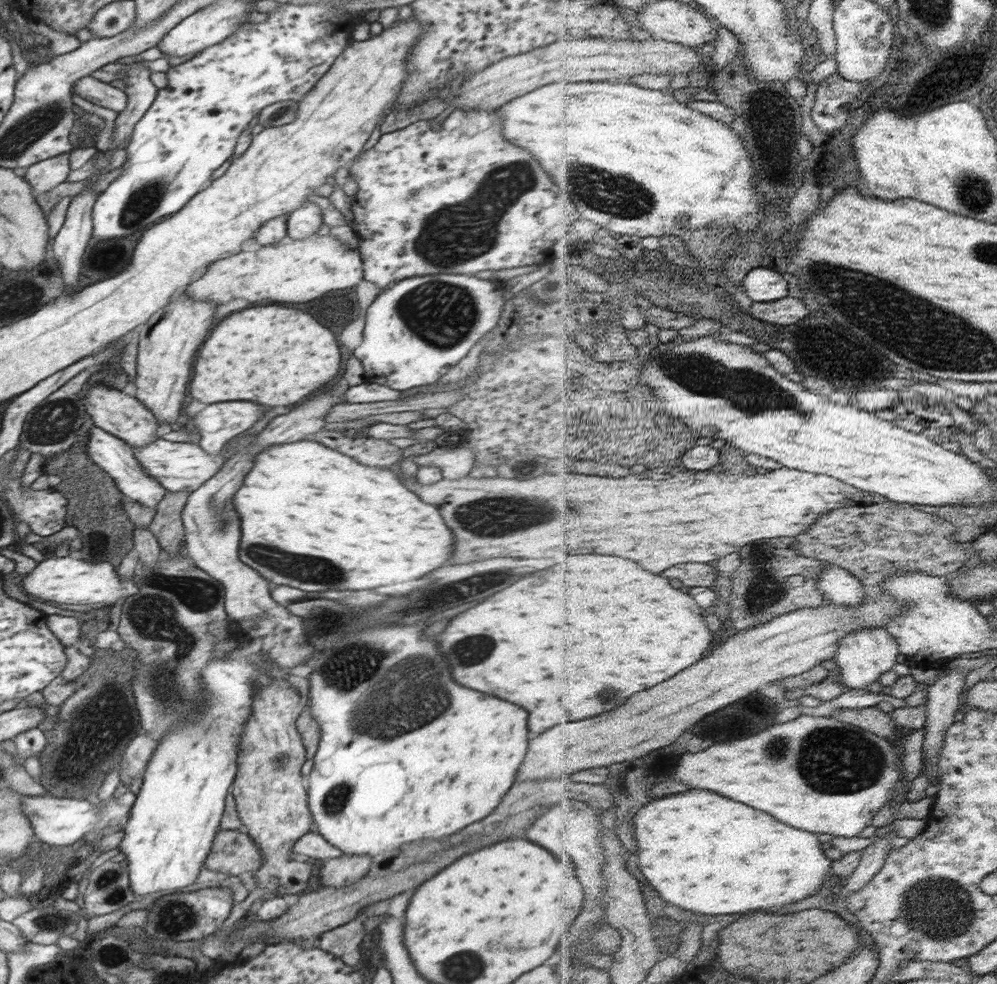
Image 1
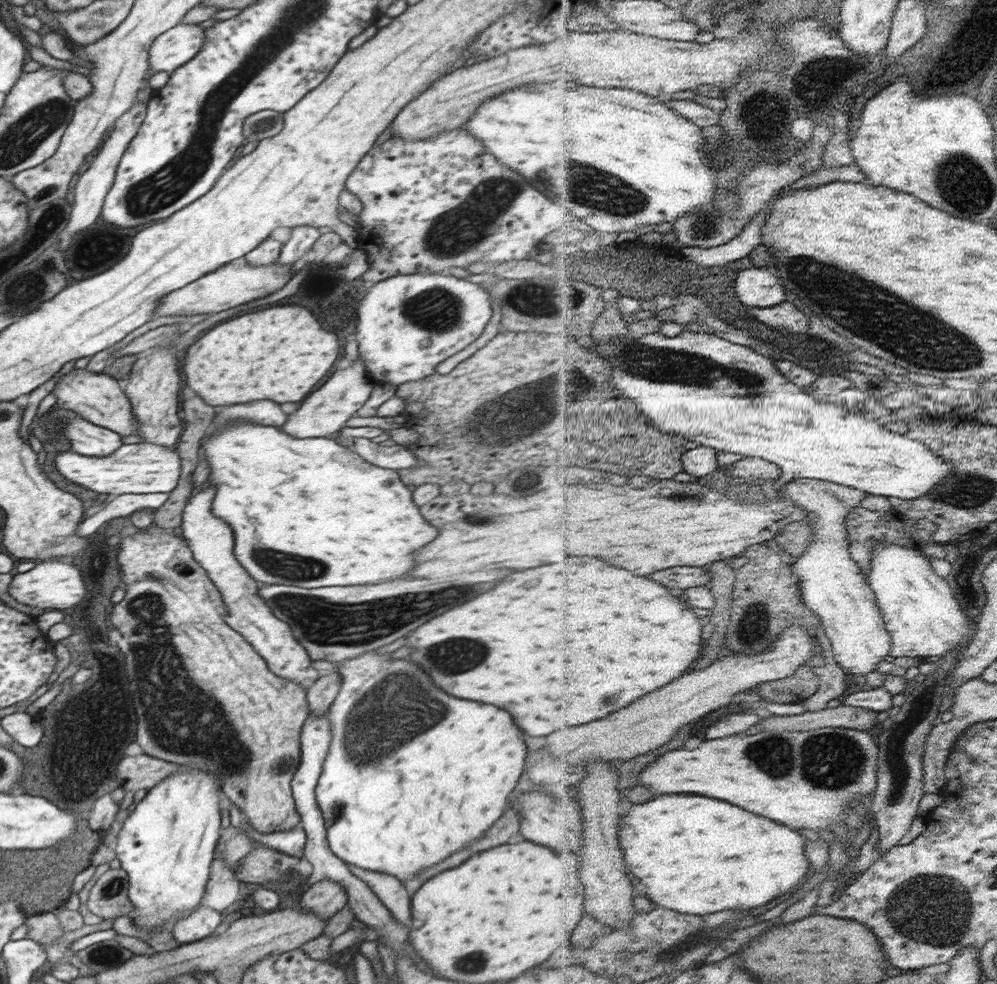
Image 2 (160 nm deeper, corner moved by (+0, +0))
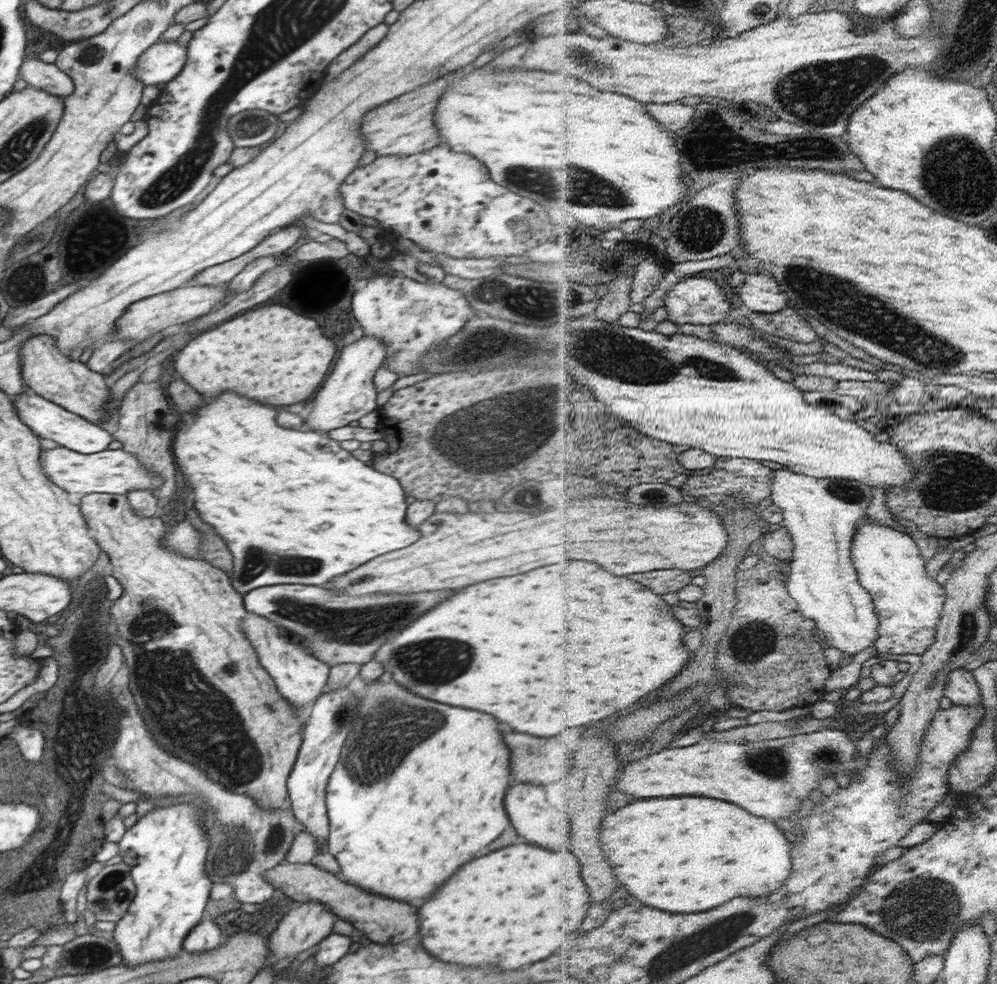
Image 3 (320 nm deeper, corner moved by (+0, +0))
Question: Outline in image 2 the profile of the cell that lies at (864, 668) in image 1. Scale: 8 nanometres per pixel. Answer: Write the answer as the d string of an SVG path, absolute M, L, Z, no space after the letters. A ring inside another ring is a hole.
M798 479L787 484L787 495L803 506L808 512L808 520L815 528L815 539L810 548L798 559L796 571L801 580L806 604L823 620L827 636L830 638L838 664L853 676L867 674L876 670L880 662L893 652L893 633L887 628L885 612L882 610L877 592L854 558L851 548L851 534L848 526L849 516L862 506L869 494L859 488L846 486L826 480Z

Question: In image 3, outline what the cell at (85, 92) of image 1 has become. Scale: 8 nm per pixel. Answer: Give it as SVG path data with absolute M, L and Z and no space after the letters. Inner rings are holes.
M24 59L21 64L19 78L32 88L42 88L56 96L67 97L74 90L73 78L62 72L54 63L46 63L40 59Z

